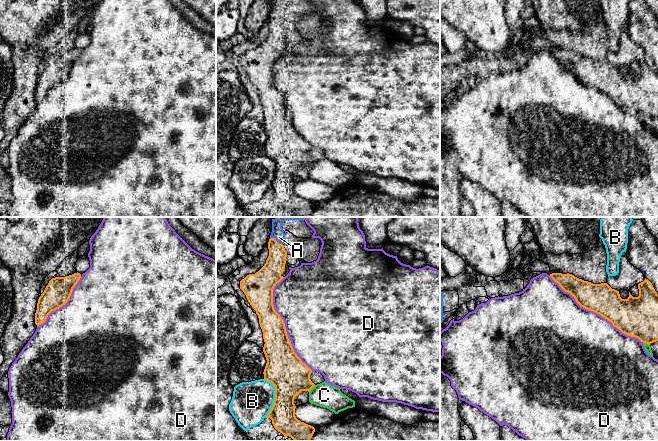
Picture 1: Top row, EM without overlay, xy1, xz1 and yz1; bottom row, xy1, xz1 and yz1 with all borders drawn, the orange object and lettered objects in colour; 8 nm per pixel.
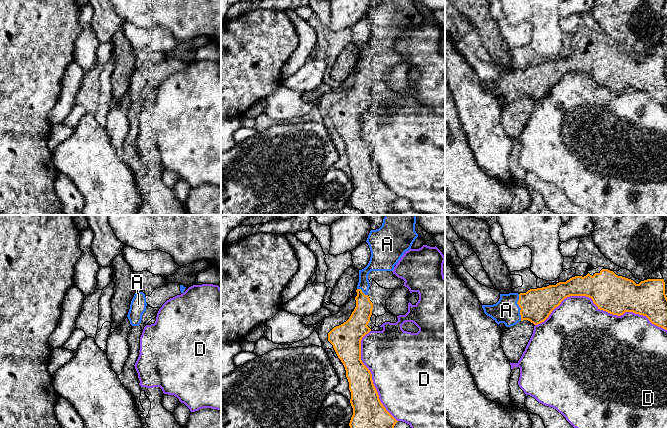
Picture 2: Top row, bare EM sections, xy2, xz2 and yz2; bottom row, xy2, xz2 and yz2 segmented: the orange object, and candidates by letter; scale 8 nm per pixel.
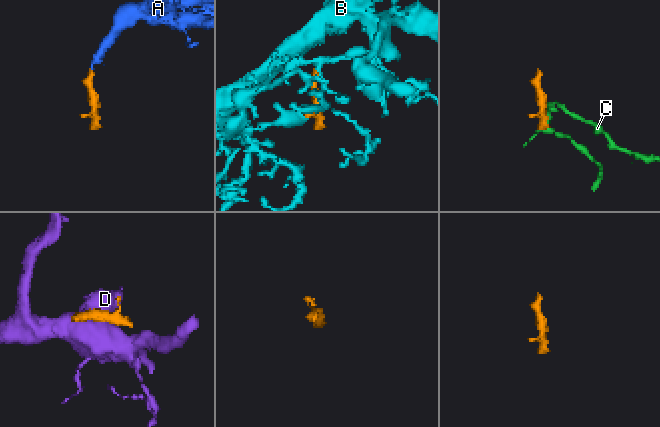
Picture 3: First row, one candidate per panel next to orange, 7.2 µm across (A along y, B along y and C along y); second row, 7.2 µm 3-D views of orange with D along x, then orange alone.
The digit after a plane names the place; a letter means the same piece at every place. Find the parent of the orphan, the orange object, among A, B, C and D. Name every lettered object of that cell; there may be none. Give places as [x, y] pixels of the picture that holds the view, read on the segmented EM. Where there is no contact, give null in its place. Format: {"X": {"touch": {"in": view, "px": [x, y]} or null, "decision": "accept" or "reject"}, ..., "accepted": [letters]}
{"A": {"touch": {"in": "yz2", "px": [519, 306]}, "decision": "accept"}, "B": {"touch": {"in": "xz1", "px": [275, 397]}, "decision": "reject"}, "C": {"touch": {"in": "xz1", "px": [311, 388]}, "decision": "reject"}, "D": {"touch": {"in": "yz2", "px": [600, 309]}, "decision": "reject"}, "accepted": ["A"]}

